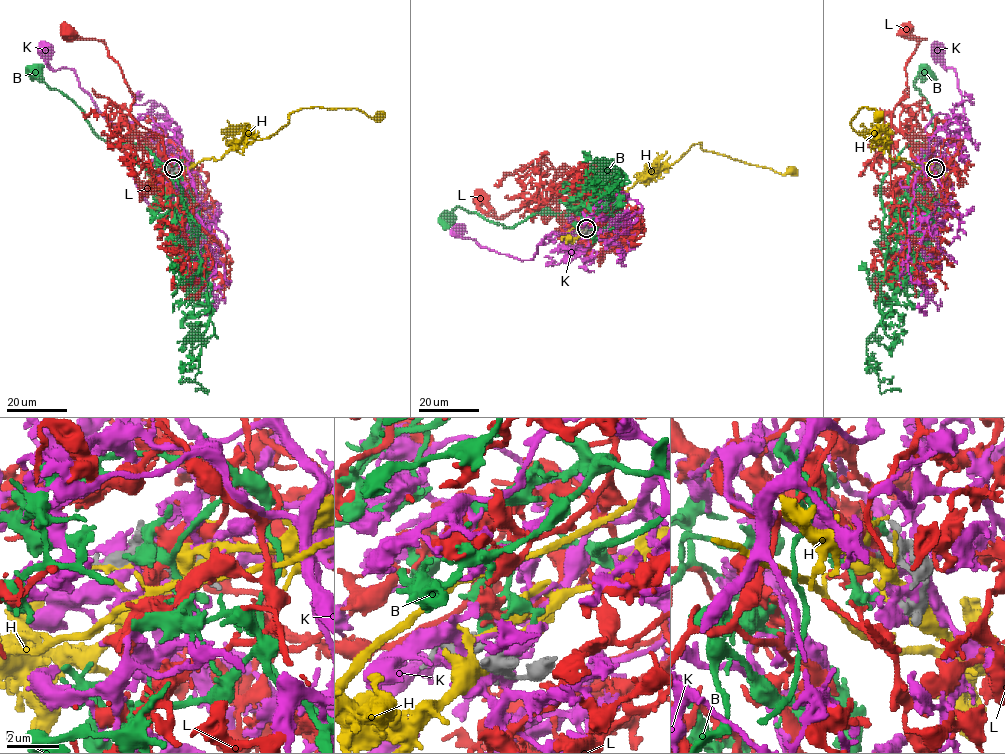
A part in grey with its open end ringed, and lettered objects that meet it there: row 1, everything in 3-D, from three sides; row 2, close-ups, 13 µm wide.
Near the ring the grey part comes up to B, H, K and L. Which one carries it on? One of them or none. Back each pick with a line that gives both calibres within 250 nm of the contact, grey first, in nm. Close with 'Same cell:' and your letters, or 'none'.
L: Thickness 190 nm (grey) against 150 nm
Same cell: L

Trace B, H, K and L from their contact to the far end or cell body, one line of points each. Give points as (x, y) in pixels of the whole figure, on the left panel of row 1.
B: (169, 166), (183, 163), (197, 233), (176, 176), (142, 146), (101, 139), (36, 72)
H: (173, 169), (154, 180), (268, 138), (301, 108), (357, 108), (377, 115)
K: (173, 169), (186, 165), (195, 210), (155, 211), (118, 130), (73, 69), (53, 69), (45, 48)
L: (173, 168), (184, 162), (198, 205), (164, 144), (132, 116), (133, 93), (106, 45), (66, 30)

